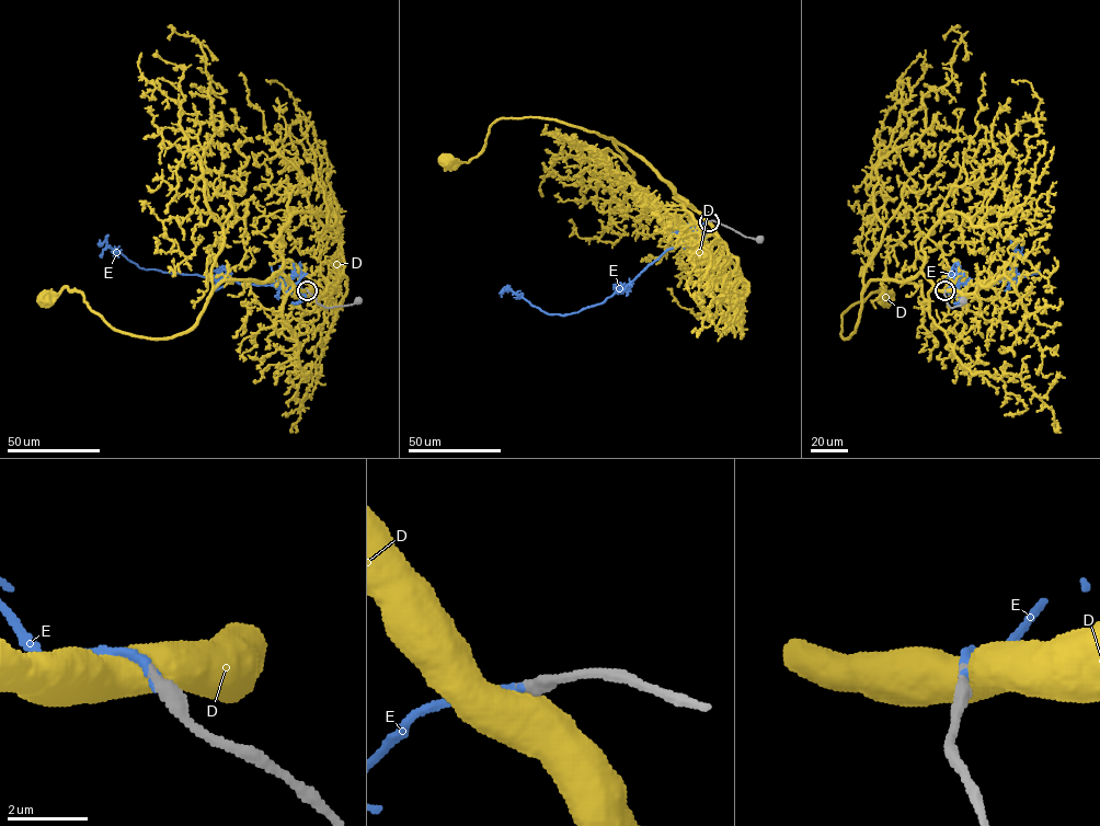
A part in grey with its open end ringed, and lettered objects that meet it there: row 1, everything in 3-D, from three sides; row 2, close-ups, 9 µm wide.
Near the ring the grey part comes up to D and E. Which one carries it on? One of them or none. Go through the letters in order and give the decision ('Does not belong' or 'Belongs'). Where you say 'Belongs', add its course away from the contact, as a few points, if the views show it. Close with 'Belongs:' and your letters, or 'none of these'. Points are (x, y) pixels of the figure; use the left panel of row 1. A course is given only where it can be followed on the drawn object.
D: Does not belong
E: Belongs. Its course: (308, 290), (289, 283), (239, 284), (217, 276), (142, 268), (105, 241), (100, 244), (100, 239)
Belongs: E

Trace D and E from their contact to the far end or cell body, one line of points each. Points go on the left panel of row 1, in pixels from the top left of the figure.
D: (307, 290), (278, 273), (264, 280), (224, 279), (193, 327), (164, 337), (112, 328), (67, 287), (46, 299)
E: (308, 290), (289, 283), (239, 284), (217, 276), (142, 268), (105, 241), (100, 244), (100, 239)

